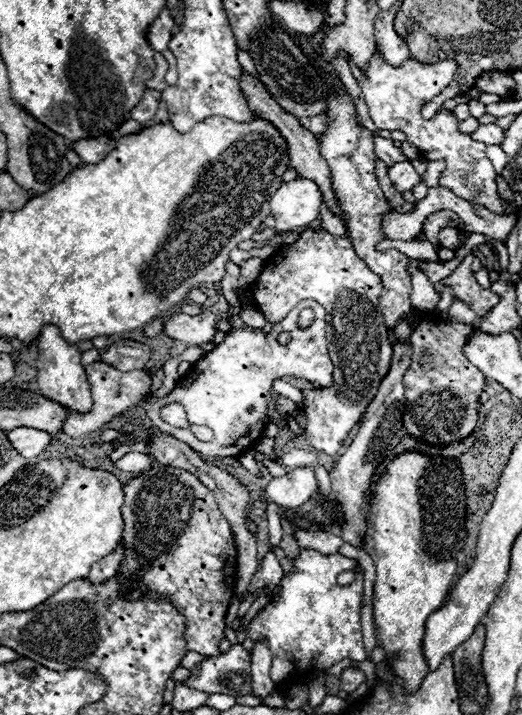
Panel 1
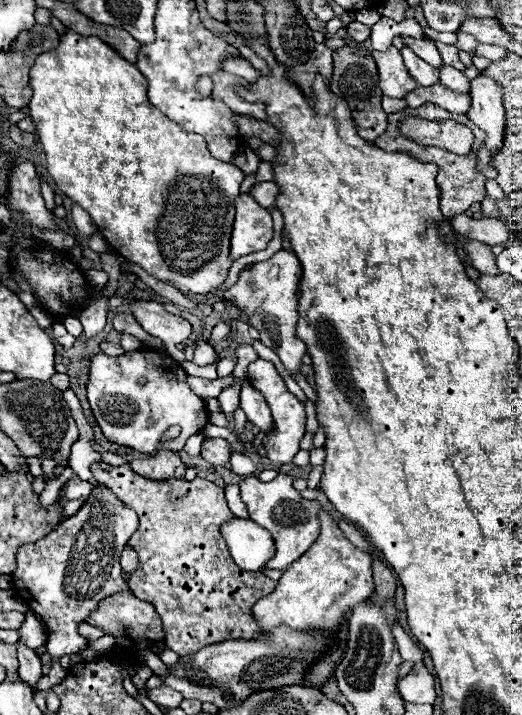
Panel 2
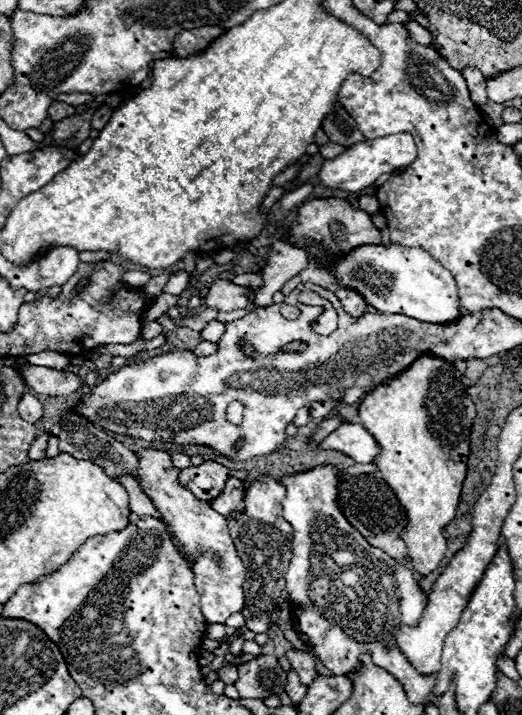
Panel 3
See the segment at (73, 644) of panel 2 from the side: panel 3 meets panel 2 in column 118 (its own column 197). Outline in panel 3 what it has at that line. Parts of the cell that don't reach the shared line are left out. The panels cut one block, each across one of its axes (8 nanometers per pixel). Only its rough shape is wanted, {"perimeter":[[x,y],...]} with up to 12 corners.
{"perimeter":[[142,450],[142,488],[196,558],[206,622],[244,608],[246,568],[224,516]]}

